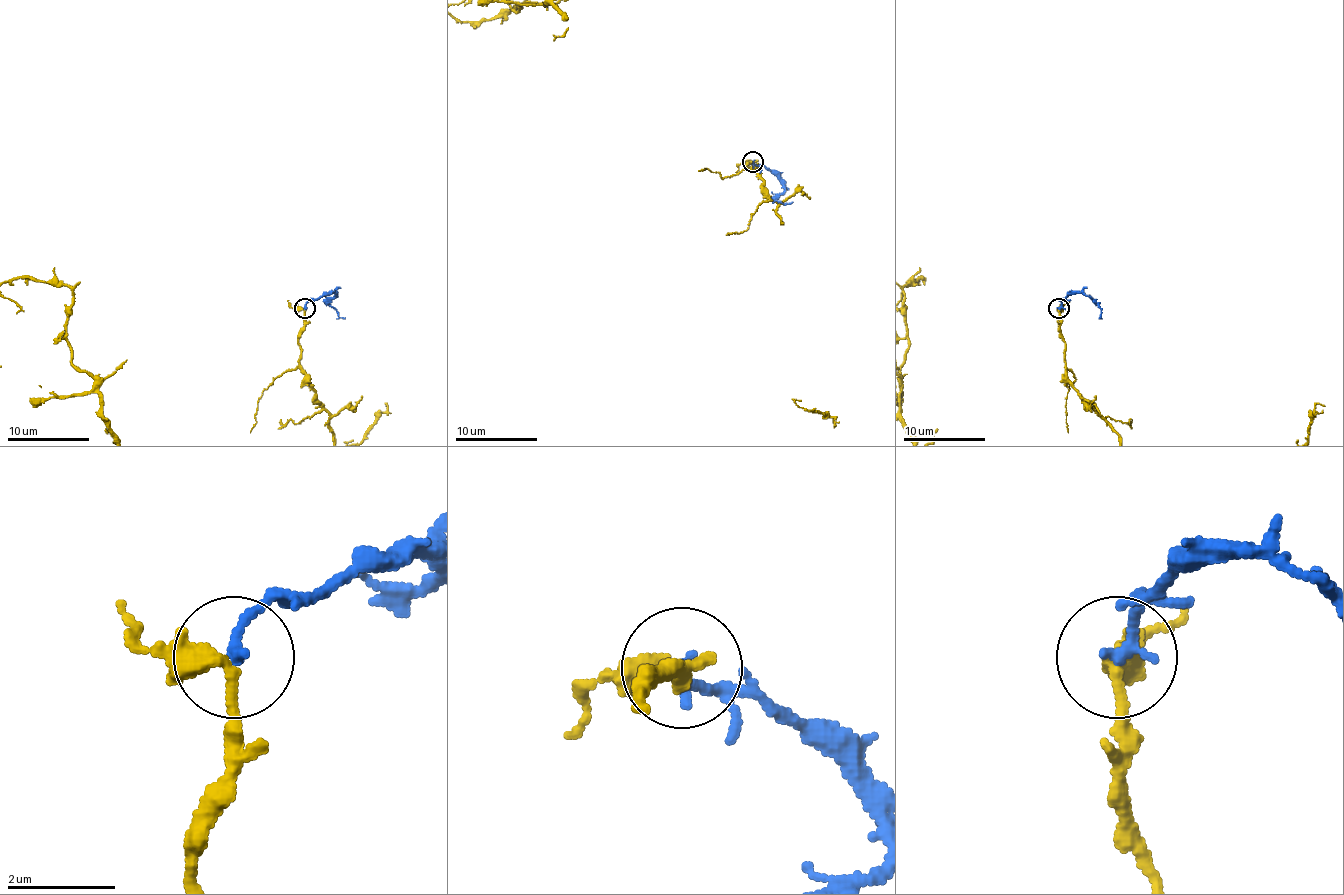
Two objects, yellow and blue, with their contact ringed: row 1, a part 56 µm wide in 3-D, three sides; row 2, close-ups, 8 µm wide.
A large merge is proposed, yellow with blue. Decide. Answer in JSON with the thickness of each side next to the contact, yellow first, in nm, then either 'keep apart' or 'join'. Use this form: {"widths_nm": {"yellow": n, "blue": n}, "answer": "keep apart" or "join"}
{"widths_nm": {"yellow": 320, "blue": 220}, "answer": "join"}

